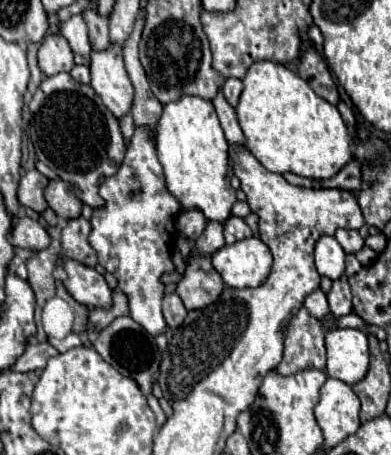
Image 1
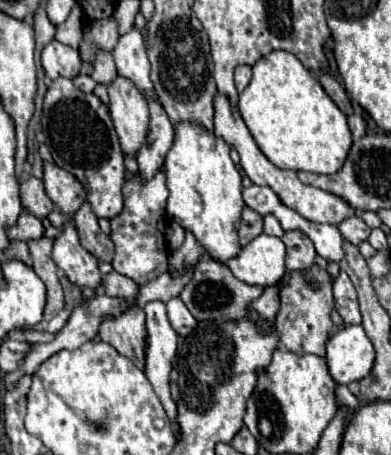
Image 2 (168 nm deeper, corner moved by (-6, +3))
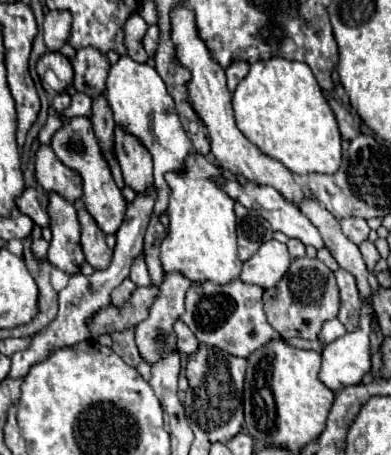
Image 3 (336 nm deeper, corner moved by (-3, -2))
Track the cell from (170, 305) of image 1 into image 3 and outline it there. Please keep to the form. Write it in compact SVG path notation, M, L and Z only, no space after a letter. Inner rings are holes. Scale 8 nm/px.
M177 320L175 322L175 334L177 334L177 348L179 352L185 352L185 354L193 354L199 346L195 334L187 328L187 324L183 324L183 320Z

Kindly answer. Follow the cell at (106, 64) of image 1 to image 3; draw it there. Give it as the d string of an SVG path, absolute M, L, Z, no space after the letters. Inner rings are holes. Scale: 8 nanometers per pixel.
M115 128L115 156L125 184L129 184L135 192L143 192L153 180L153 164L147 148L143 148L135 136L123 132L123 128Z

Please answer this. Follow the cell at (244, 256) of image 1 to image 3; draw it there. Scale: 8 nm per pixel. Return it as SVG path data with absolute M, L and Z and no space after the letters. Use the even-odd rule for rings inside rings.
M269 240L261 244L261 248L247 262L243 262L243 272L239 278L247 284L273 288L283 278L289 264L291 258L287 246L277 240Z

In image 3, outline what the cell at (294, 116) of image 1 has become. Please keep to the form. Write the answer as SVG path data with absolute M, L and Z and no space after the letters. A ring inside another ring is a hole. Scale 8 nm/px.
M269 58L251 64L249 74L233 94L239 130L263 154L281 162L293 174L335 174L341 164L341 132L311 68L305 62Z

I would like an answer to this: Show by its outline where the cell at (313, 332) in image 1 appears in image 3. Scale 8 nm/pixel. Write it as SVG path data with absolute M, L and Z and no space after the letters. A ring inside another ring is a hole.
M297 258L289 266L289 284L285 284L285 276L283 276L275 288L265 290L263 304L269 324L281 334L283 340L289 340L293 336L305 340L317 340L323 322L337 316L339 290L333 272L323 262L319 262L317 258L315 260Z

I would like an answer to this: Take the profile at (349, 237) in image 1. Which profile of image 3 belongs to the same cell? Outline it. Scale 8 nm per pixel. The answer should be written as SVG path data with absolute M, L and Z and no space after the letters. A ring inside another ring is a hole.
M345 218L341 222L341 230L355 244L365 242L367 236L369 236L369 226L367 226L367 222L363 218Z

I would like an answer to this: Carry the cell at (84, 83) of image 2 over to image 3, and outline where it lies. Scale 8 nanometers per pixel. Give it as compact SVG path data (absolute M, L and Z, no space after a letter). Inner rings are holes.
M75 92L71 96L71 104L69 108L63 112L63 116L71 118L71 116L91 116L91 98L85 92Z

